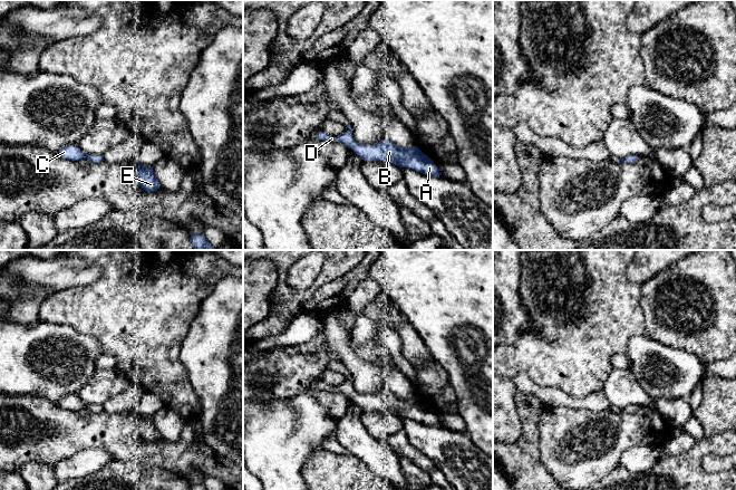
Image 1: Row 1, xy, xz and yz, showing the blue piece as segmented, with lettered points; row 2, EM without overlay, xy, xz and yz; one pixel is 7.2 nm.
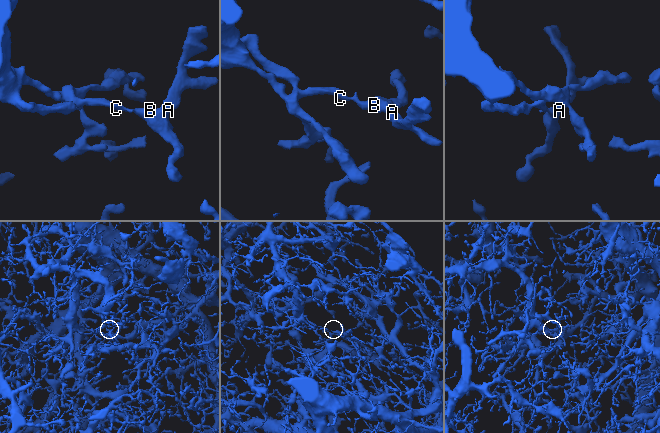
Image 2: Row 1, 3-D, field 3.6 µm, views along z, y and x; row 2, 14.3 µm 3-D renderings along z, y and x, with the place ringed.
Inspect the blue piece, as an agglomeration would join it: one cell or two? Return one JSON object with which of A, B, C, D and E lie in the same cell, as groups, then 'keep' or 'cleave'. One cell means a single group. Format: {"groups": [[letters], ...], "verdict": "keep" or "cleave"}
{"groups": [["A", "B", "C", "D", "E"]], "verdict": "keep"}

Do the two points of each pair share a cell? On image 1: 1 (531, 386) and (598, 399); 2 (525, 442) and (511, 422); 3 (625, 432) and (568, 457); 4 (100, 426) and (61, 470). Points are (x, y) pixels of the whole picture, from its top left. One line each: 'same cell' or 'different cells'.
1: same cell
2: different cells
3: same cell
4: different cells

